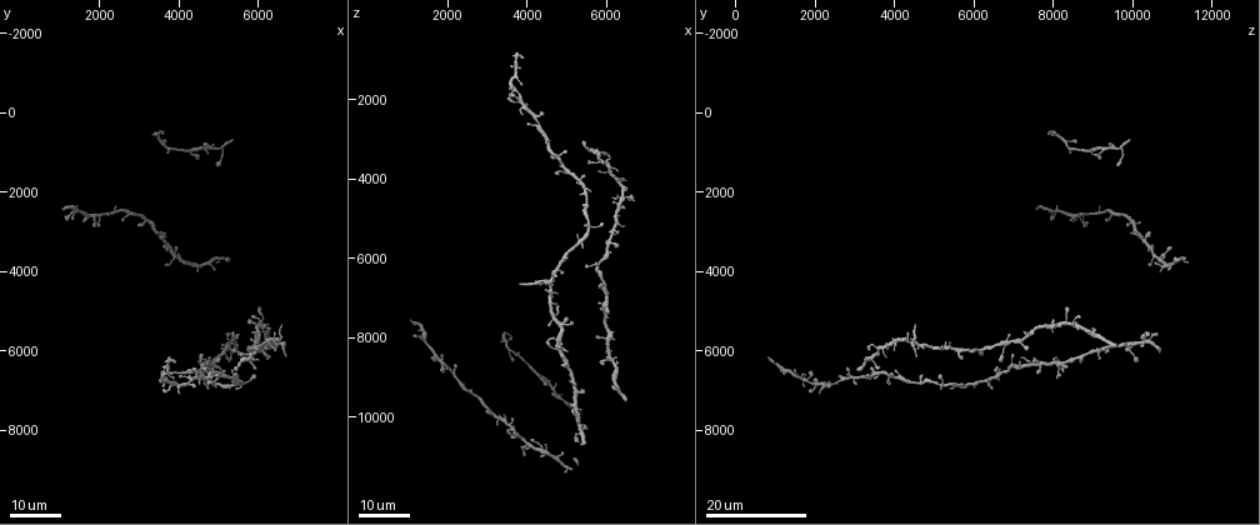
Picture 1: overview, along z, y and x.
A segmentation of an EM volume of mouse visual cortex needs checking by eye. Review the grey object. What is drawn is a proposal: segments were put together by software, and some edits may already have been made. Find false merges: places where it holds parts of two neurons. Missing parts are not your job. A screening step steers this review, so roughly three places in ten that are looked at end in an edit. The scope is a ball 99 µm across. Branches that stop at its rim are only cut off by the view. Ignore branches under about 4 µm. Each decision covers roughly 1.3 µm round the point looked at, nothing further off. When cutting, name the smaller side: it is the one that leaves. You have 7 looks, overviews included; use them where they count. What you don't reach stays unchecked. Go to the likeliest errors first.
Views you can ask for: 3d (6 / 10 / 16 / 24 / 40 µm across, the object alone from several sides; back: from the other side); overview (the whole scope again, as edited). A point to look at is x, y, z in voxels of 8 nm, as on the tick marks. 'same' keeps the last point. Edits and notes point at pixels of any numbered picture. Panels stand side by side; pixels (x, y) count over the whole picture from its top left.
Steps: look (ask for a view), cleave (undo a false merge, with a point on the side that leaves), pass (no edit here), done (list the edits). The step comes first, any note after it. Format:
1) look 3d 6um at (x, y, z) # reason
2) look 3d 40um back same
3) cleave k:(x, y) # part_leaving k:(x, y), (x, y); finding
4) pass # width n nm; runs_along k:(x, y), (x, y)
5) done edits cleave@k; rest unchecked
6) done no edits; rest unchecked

look 3d 24um at (3850, 900, 8500) # two arms in line, one across

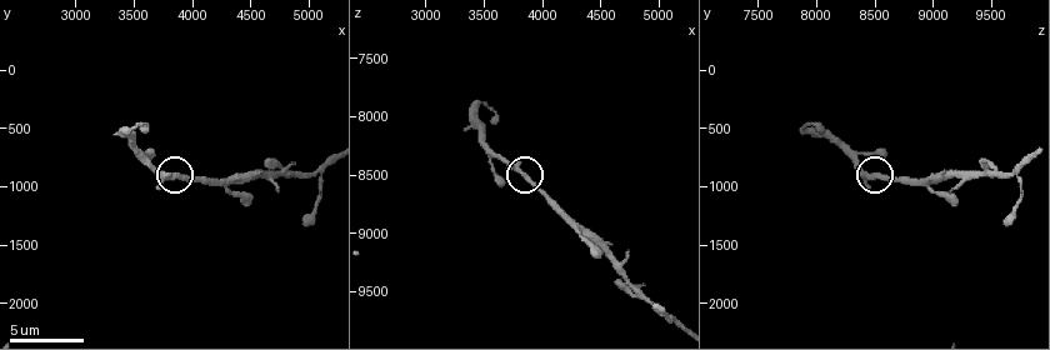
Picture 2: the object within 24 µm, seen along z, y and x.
look 3d 10um at (3800, 940, 8460)

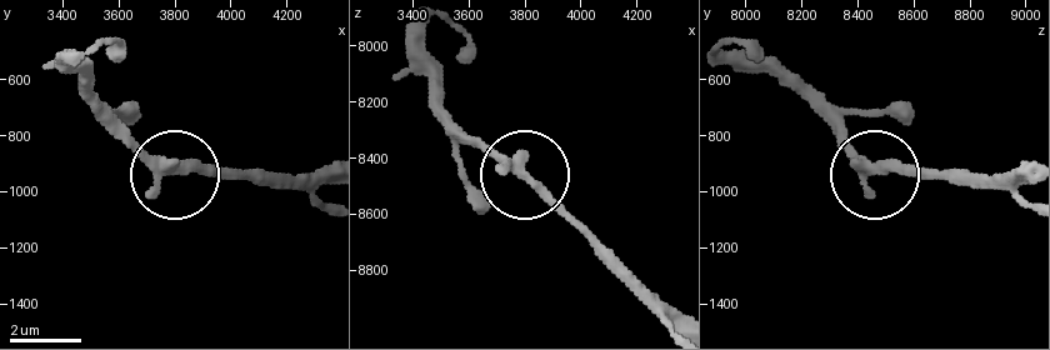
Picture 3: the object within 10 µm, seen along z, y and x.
pass # arms 3; continuous, no second neuron

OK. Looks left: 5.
look 3d 6um at (4780, 880, 9480) # three-way junction

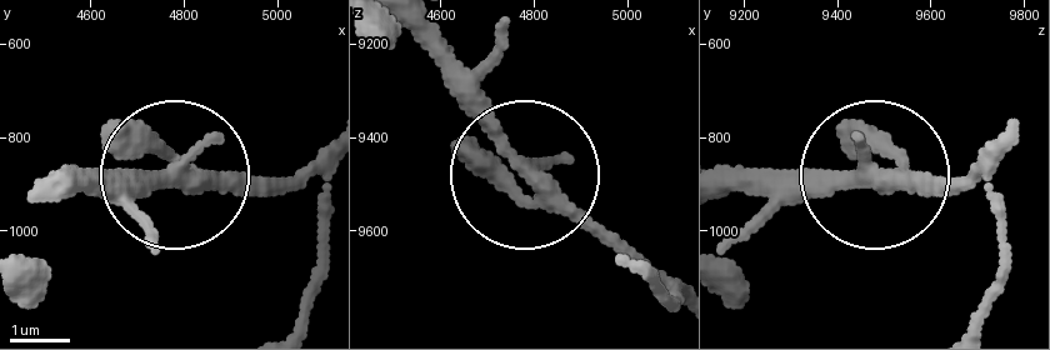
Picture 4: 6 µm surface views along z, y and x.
pass # one neuron here

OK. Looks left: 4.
look 3d 16um at (4750, 6700, 3450) # four-way junction

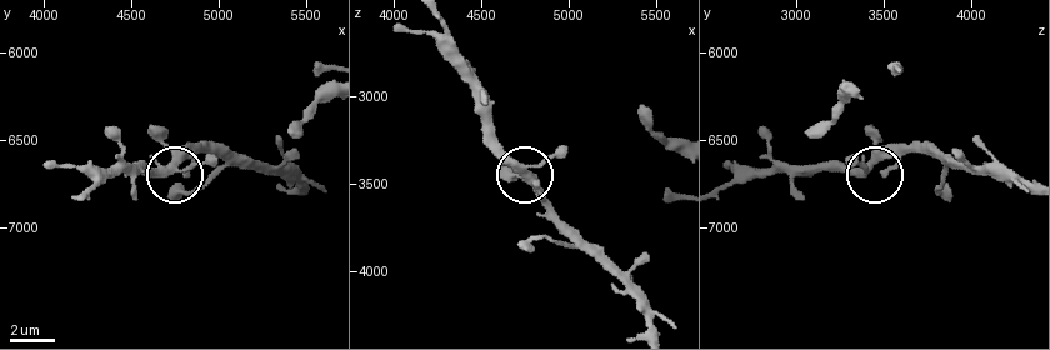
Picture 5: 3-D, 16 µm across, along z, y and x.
look 3d 6um at (4740, 6660, 3420)

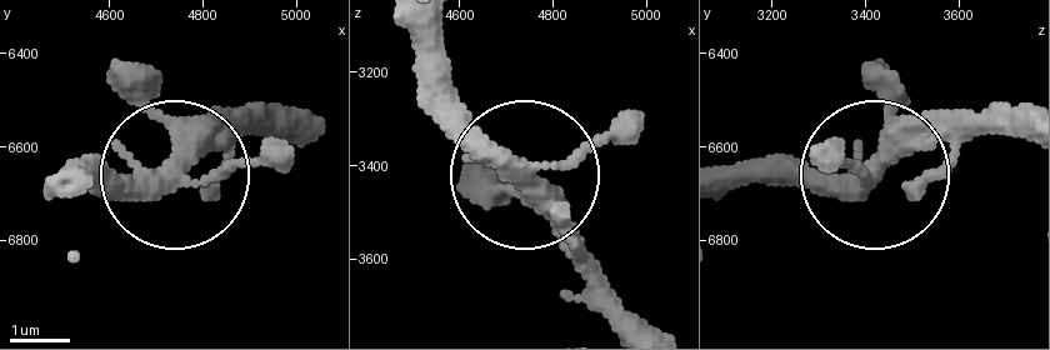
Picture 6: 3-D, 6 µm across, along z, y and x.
pass # arms 4; one neuron here

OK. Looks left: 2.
done no edits; rest unchecked

